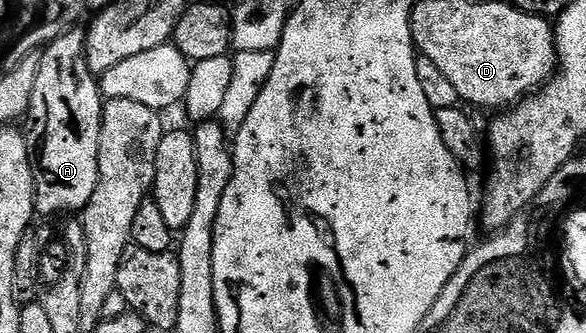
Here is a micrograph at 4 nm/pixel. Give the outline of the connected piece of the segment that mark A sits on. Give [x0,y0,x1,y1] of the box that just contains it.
[25,29,104,215]

